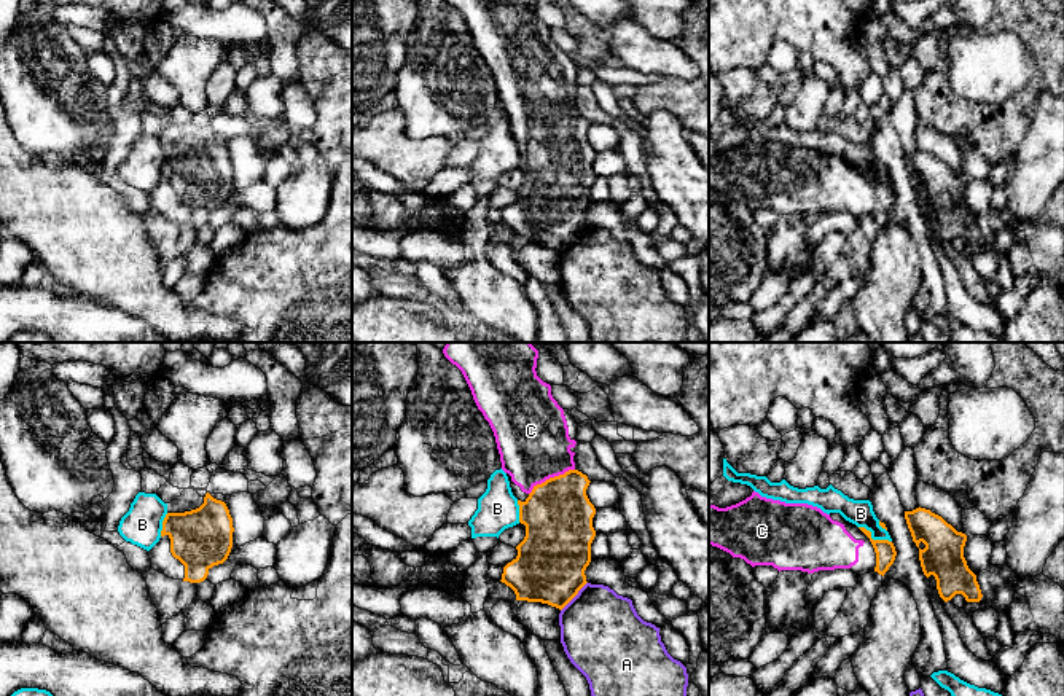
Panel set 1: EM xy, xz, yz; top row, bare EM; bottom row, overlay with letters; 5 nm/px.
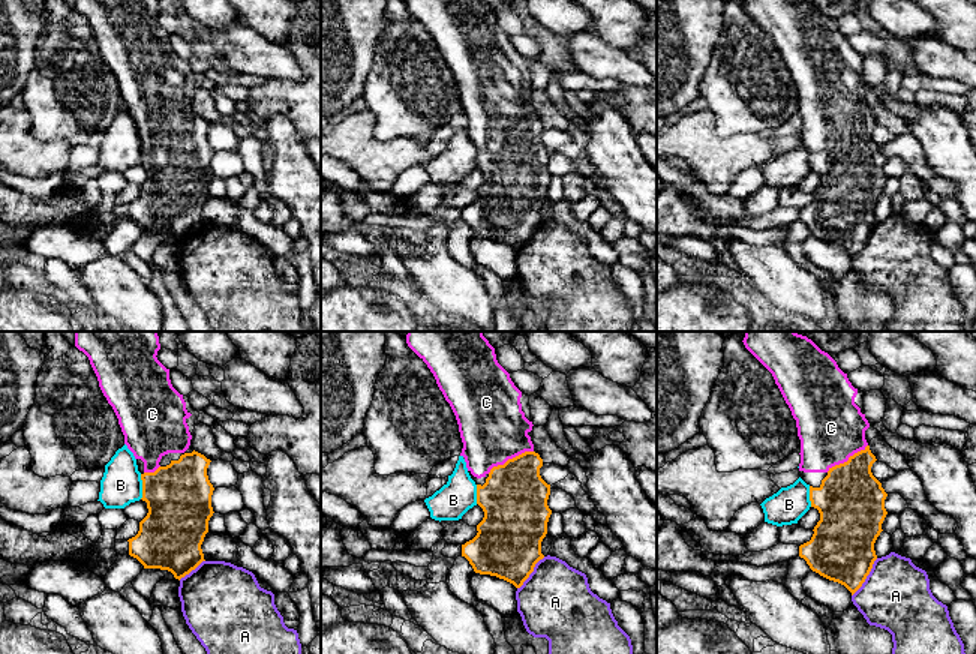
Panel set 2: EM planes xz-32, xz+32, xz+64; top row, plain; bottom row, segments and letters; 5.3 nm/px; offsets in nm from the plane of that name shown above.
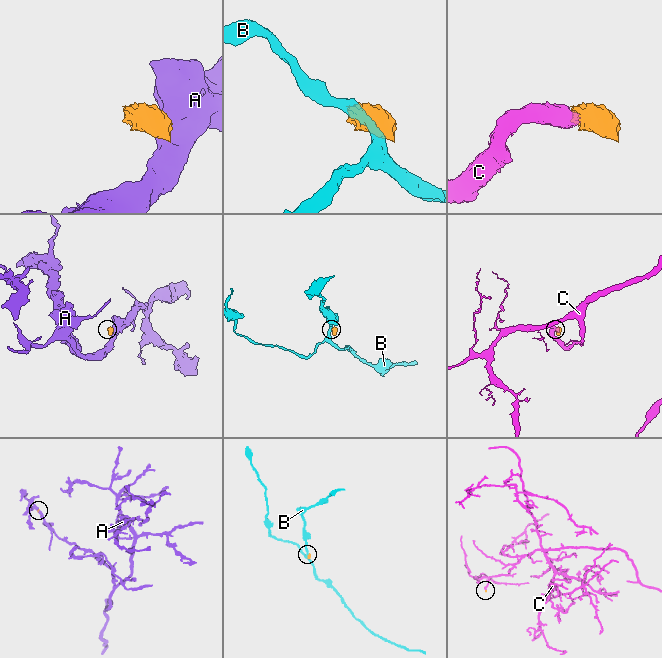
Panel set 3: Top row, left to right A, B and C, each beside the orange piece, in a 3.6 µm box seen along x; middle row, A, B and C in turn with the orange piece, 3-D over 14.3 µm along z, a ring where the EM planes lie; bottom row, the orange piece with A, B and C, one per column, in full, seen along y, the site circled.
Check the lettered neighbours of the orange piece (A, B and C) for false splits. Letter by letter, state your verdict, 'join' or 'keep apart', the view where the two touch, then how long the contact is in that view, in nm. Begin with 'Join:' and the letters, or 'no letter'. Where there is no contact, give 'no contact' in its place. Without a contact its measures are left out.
Join: C
A: keep apart | xz | 200 nm
B: keep apart | yz | 190 nm
C: join | xz | 260 nm

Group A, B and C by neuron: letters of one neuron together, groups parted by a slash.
A / B / C

